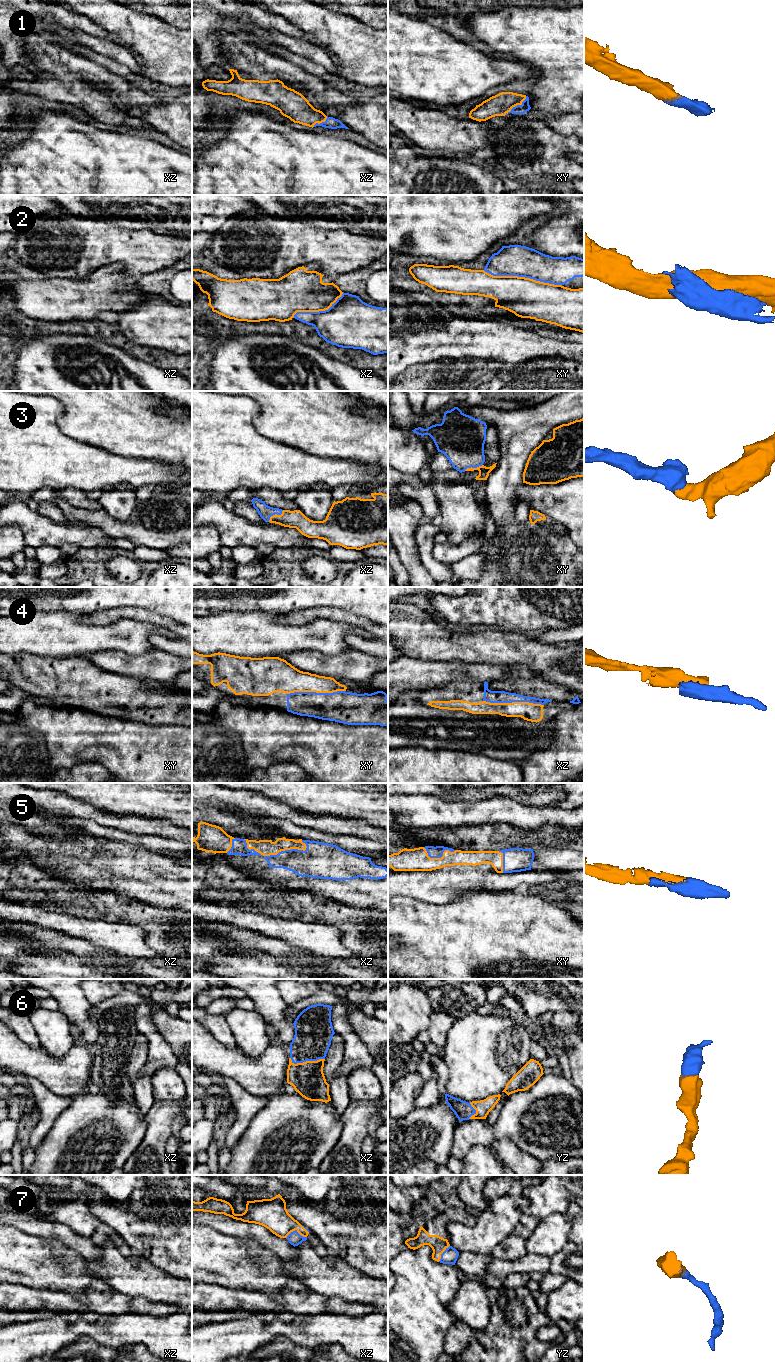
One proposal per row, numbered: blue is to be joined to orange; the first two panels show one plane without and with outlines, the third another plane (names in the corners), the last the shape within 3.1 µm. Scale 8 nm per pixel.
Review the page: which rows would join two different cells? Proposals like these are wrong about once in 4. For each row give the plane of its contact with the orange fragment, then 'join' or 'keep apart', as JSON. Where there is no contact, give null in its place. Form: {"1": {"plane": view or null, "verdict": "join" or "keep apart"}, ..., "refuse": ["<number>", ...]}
{"1": {"plane": "xy", "verdict": "join"}, "2": {"plane": "xy", "verdict": "keep apart"}, "3": {"plane": "xz", "verdict": "join"}, "4": {"plane": "xz", "verdict": "join"}, "5": {"plane": "xz", "verdict": "join"}, "6": {"plane": "xz", "verdict": "join"}, "7": {"plane": "xz", "verdict": "join"}, "refuse": ["2"]}

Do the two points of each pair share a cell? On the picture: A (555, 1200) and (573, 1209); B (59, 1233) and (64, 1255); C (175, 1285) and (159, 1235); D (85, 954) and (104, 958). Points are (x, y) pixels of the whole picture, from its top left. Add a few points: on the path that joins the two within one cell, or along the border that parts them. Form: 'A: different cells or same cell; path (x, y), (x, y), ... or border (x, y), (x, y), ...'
A: different cells; border (571, 1201), (565, 1213)
B: different cells; border (38, 1236), (57, 1239), (75, 1249), (81, 1255)
C: different cells; border (152, 1263), (165, 1272), (181, 1278)
D: same cell; path (90, 955), (99, 958)

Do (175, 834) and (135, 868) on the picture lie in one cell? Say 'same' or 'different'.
different

